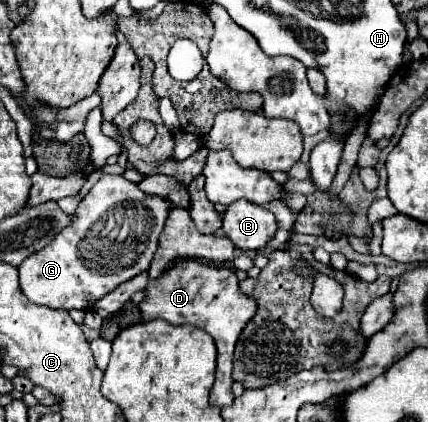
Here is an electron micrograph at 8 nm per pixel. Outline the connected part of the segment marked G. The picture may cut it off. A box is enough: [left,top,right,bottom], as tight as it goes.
[20,176,170,310]

